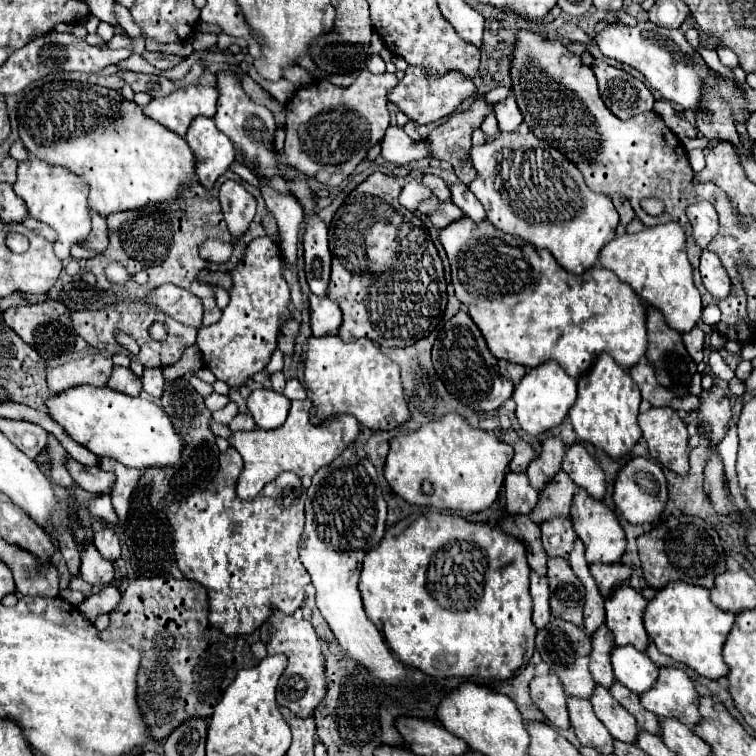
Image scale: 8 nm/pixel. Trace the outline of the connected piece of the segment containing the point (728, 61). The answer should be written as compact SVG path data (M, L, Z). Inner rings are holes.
M722 46L722 48L718 48L716 52L718 52L718 58L720 58L720 62L722 62L724 66L728 66L730 70L738 68L738 64L740 64L740 62L738 62L738 56L736 56L730 48L724 48L724 46Z

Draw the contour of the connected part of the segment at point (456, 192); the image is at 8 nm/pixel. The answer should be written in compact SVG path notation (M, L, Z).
M462 182L458 184L452 184L450 186L452 190L452 202L470 218L470 220L476 220L476 222L482 222L486 220L486 212L482 208L482 204L476 200L476 196L470 192L470 188Z

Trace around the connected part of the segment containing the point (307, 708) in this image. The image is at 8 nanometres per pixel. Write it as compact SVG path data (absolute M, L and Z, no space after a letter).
M276 608L272 616L260 626L260 640L266 644L268 654L286 654L288 666L278 680L276 700L278 704L290 708L300 718L312 714L312 710L322 702L326 694L326 674L324 674L324 658L322 648L316 636L314 626L308 620L296 620L294 616L282 614Z

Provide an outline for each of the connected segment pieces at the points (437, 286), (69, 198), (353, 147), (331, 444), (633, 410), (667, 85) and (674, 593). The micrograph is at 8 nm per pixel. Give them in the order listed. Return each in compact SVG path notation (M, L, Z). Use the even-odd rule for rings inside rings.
M382 172L370 174L362 184L358 184L344 204L336 210L330 222L330 252L332 252L332 278L328 286L328 296L340 306L344 318L340 326L340 338L344 342L354 342L358 338L370 338L380 346L402 348L410 346L418 338L424 338L432 330L428 326L438 326L448 304L446 280L442 260L430 234L420 216L406 210L400 202L402 182L386 176Z
M28 158L18 164L18 180L14 182L14 192L26 202L28 214L58 232L54 250L60 260L70 258L70 248L90 234L90 208L88 208L88 186L72 172L62 166L52 166L38 158Z
M362 70L356 78L354 84L350 86L334 86L328 80L318 80L312 82L306 88L300 88L294 98L286 106L286 142L284 142L284 152L286 152L286 162L296 166L302 174L316 178L320 184L328 186L338 186L344 178L348 178L354 168L366 158L368 150L382 140L390 116L388 116L388 100L386 94L398 84L396 74L372 74L368 70Z
M294 400L290 406L290 414L286 422L280 428L274 430L252 430L252 432L234 432L228 442L234 446L242 460L244 470L238 478L238 498L252 500L258 496L258 492L272 480L278 478L280 472L290 470L296 476L314 476L322 466L326 466L330 460L334 460L344 448L348 448L352 442L356 442L360 434L360 422L350 414L340 414L334 418L324 420L322 424L314 426L310 422L310 400Z
M600 354L594 366L578 378L578 400L570 408L568 416L572 420L576 436L582 442L602 448L614 460L624 460L632 454L632 448L642 438L640 426L636 422L638 406L640 390L636 382L608 354Z
M638 22L636 26L608 24L602 32L596 34L596 44L604 56L624 62L636 68L638 72L642 72L648 84L654 90L658 90L662 98L676 102L684 110L692 110L692 112L700 110L702 90L704 86L710 86L720 94L722 100L726 100L726 104L730 104L736 124L746 124L750 118L746 94L738 88L738 84L732 78L726 78L714 72L680 30L662 28L662 26L656 26L654 22Z
M674 582L658 590L656 598L648 602L644 610L644 626L656 648L710 680L728 676L728 666L722 658L722 646L734 622L734 614L718 610L718 606L710 602L710 592L706 588L690 586L686 582Z

